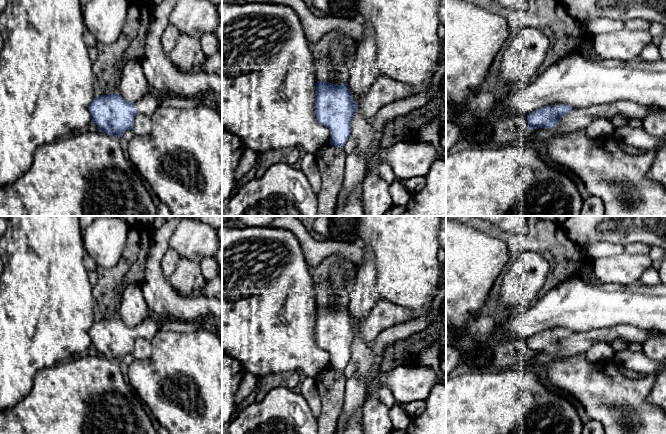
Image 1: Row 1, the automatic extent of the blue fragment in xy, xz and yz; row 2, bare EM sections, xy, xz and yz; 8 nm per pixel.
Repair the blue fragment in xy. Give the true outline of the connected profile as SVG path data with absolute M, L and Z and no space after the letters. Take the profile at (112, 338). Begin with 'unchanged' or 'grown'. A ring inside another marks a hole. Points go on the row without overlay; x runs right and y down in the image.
grown; M151 314L140 325L129 327L119 317L113 319L101 319L94 322L89 329L88 334L91 338L92 345L97 349L99 355L104 355L108 359L116 359L120 362L127 354L132 354L135 340L138 337L151 341L166 320L167 318Z

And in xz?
grown; M379 299L357 328L352 323L348 307L335 309L317 305L315 338L318 346L329 353L330 368L344 371L351 359L351 347L358 332L370 345L382 330L408 322L413 317L411 310Z

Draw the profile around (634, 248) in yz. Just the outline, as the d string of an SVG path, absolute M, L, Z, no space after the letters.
M631 243L625 246L625 252L629 254L648 254L652 246L642 243Z

